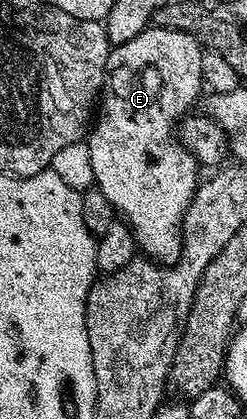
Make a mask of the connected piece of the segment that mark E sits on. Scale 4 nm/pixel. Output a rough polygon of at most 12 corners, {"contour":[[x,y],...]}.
{"contour":[[145,27],[108,52],[94,187],[154,262],[198,186],[177,126],[202,44]]}

